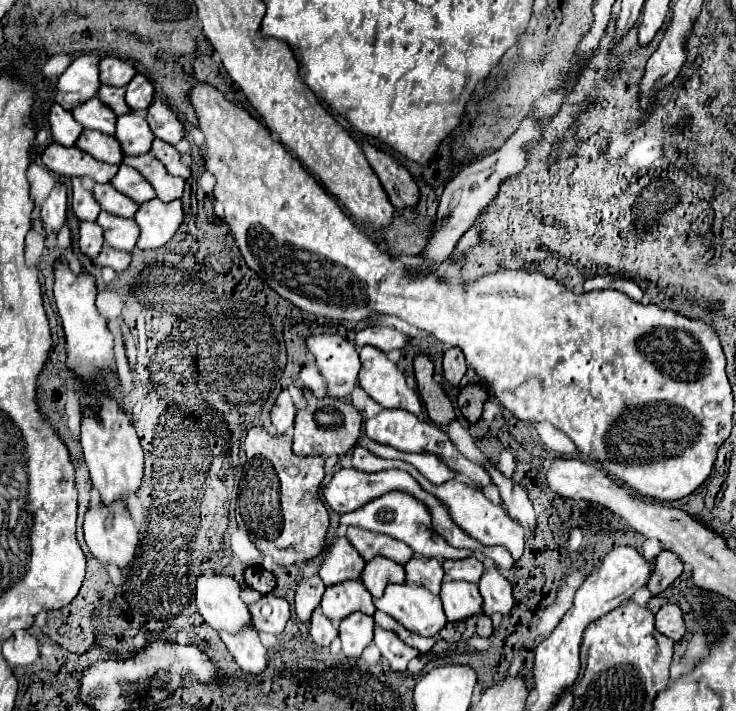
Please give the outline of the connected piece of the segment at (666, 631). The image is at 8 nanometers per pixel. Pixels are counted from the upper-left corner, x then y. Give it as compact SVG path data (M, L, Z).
M673 603L663 605L659 609L659 613L655 615L655 627L665 637L679 641L685 635L685 623L683 623L683 615L681 615L679 605L673 605Z

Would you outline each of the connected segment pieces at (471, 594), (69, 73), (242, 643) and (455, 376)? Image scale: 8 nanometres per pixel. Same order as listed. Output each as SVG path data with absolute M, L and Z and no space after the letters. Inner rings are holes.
M443 579L439 597L447 621L459 621L459 617L471 617L471 613L481 613L481 597L475 583Z
M97 53L81 55L59 77L55 101L63 109L71 111L71 109L79 107L81 103L85 103L97 95L97 91L101 87L99 61L101 61L101 57Z
M251 625L239 633L219 631L219 637L243 671L255 675L267 667L267 649L259 641L259 633Z
M449 349L445 355L443 355L443 375L445 379L451 383L451 385L459 385L463 375L467 373L467 363L465 363L465 357L463 357L463 351L461 349Z

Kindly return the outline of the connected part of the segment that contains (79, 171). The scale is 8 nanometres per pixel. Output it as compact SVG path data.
M59 143L49 145L43 151L43 163L55 171L61 177L91 177L95 183L109 183L115 175L119 165L103 163L91 157L89 153L75 149L75 147L63 147Z

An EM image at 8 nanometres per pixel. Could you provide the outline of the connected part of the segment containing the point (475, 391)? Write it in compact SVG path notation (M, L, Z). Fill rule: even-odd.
M477 383L477 385L467 385L461 389L457 397L457 405L469 423L477 423L481 419L483 405L487 399L489 399L487 389L481 383Z

